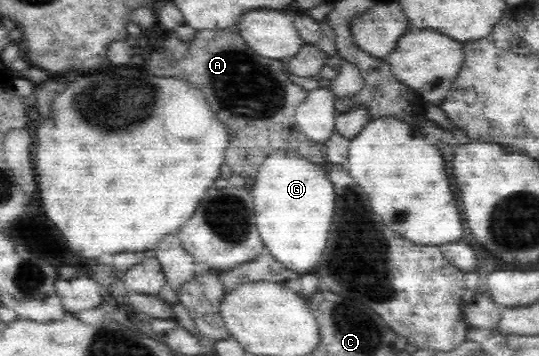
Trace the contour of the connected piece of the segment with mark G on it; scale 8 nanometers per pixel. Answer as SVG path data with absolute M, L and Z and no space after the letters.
M281 150L271 151L259 164L256 165L255 182L251 186L251 196L253 196L253 212L255 216L255 228L261 239L261 243L277 262L289 266L290 269L305 272L313 268L319 262L319 256L327 244L327 234L331 226L331 216L333 216L333 185L326 176L326 167L323 164L314 165L305 159L295 155L281 152Z

